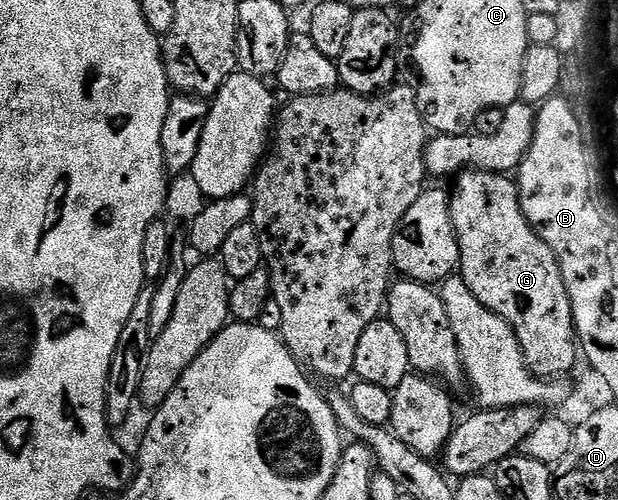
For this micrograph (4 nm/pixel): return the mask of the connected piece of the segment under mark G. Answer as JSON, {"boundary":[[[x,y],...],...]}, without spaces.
{"boundary":[[[465,170],[455,177],[456,185],[450,188],[450,218],[452,225],[456,231],[456,241],[458,242],[458,250],[460,251],[460,267],[458,274],[466,282],[466,286],[474,294],[474,298],[478,298],[478,302],[482,302],[482,306],[486,306],[494,314],[498,314],[498,318],[502,318],[514,330],[514,334],[520,343],[520,349],[524,355],[526,366],[534,376],[541,378],[564,378],[569,374],[568,371],[576,364],[576,356],[578,360],[578,341],[576,339],[576,327],[574,326],[574,318],[572,317],[572,303],[570,302],[570,294],[566,290],[566,282],[562,278],[562,270],[558,266],[558,262],[554,258],[554,254],[550,250],[550,246],[546,246],[546,242],[542,242],[542,238],[530,226],[530,222],[526,218],[526,214],[520,205],[520,196],[516,192],[516,185],[507,175],[497,174],[494,172],[478,172],[475,170]]]}

